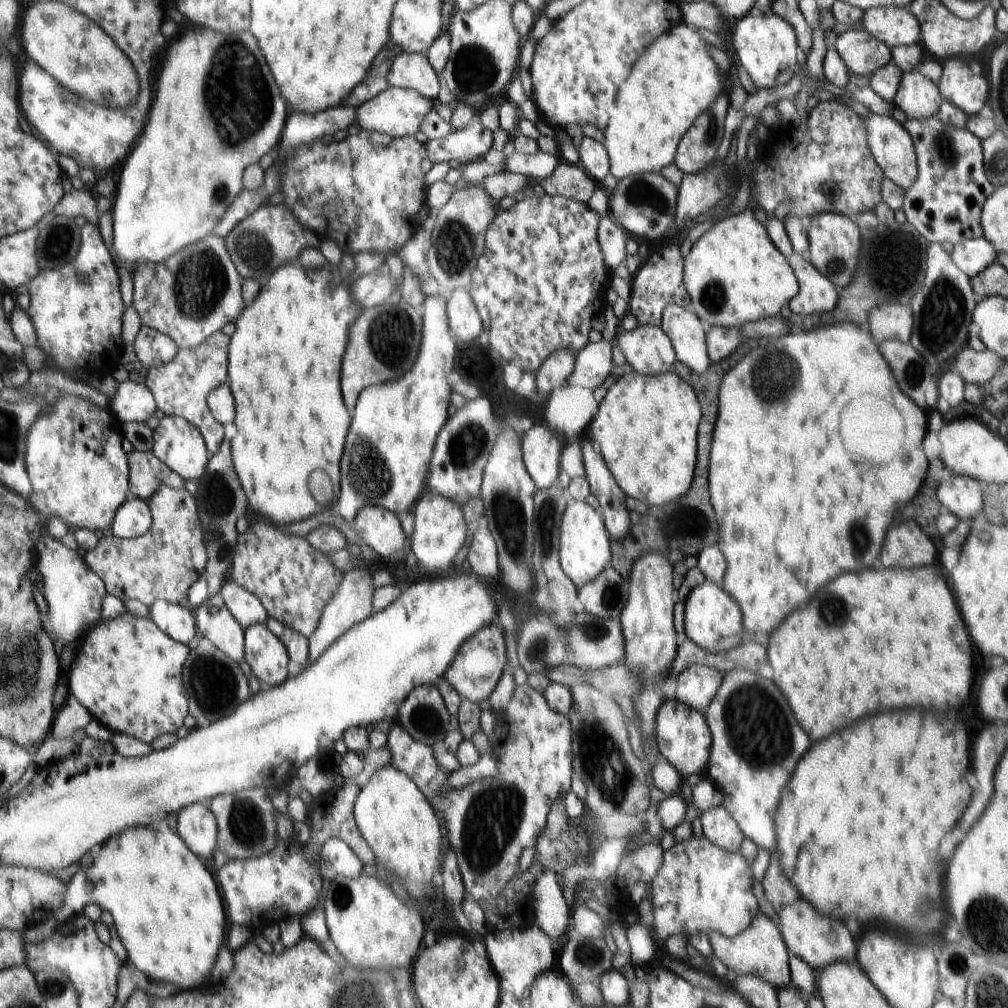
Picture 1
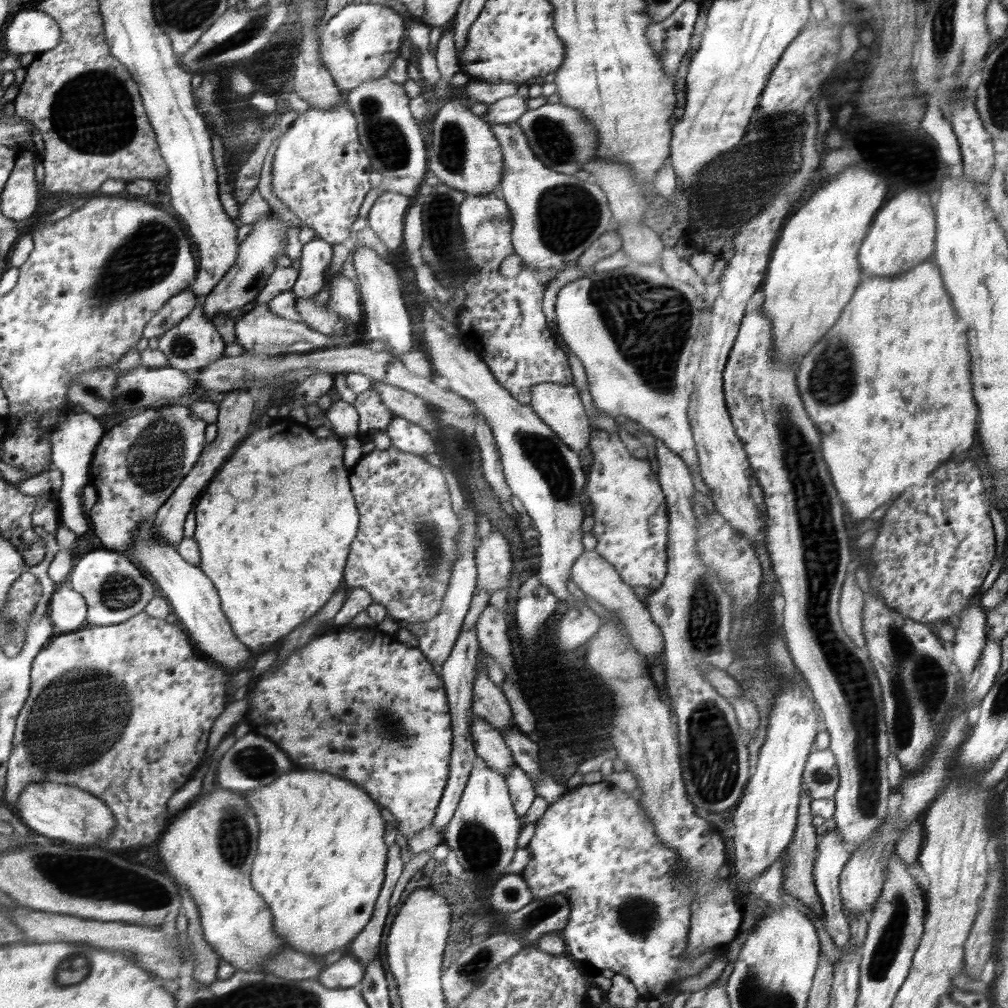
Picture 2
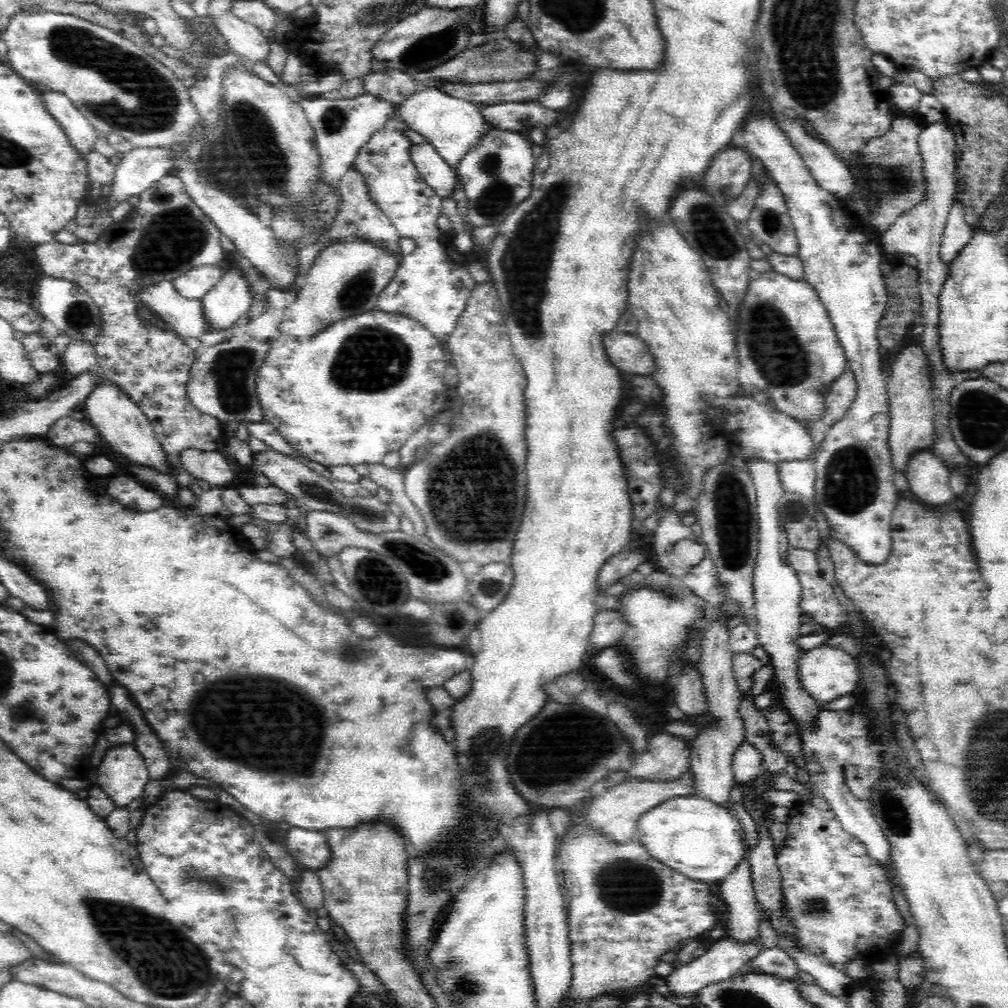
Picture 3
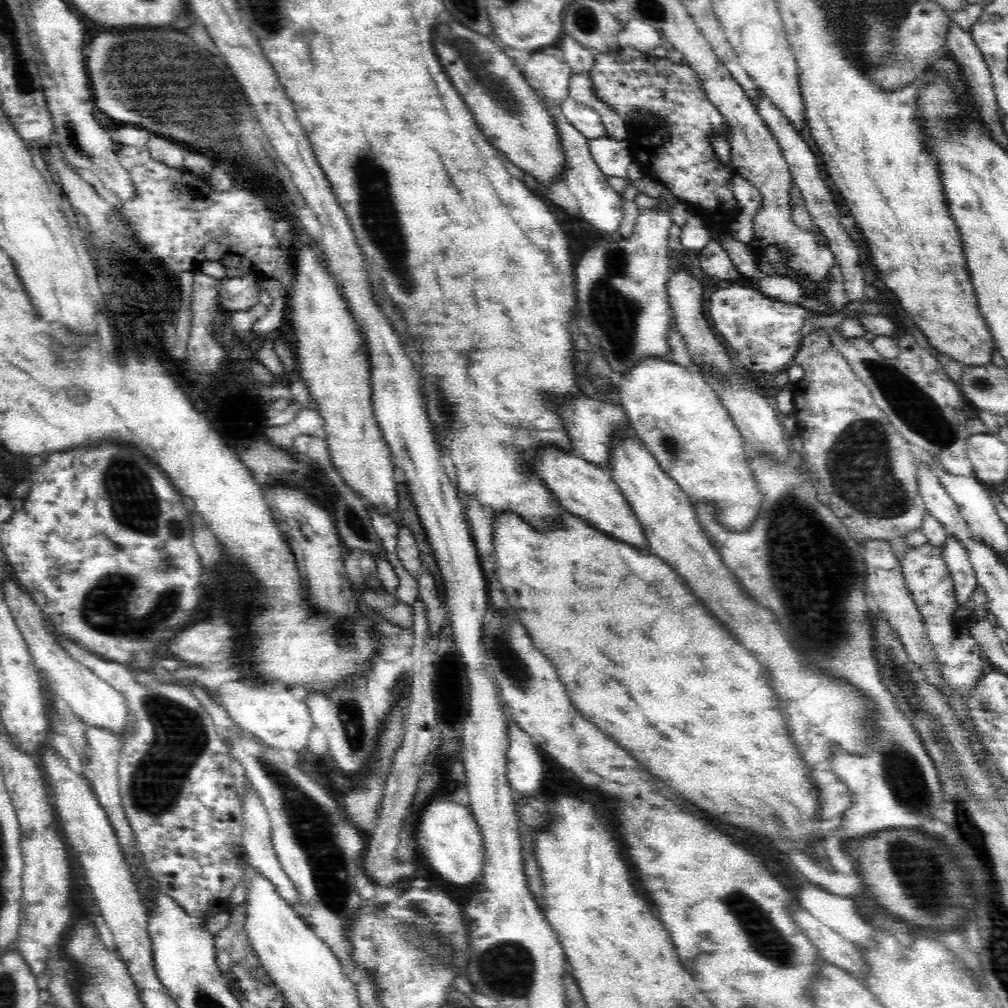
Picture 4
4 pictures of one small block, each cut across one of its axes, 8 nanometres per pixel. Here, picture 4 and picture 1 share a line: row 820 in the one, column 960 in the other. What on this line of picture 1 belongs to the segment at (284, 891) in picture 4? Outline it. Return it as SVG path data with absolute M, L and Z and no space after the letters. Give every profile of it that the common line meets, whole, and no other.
M984 237L953 244L948 248L958 268L970 278L976 277L997 262L997 251Z

